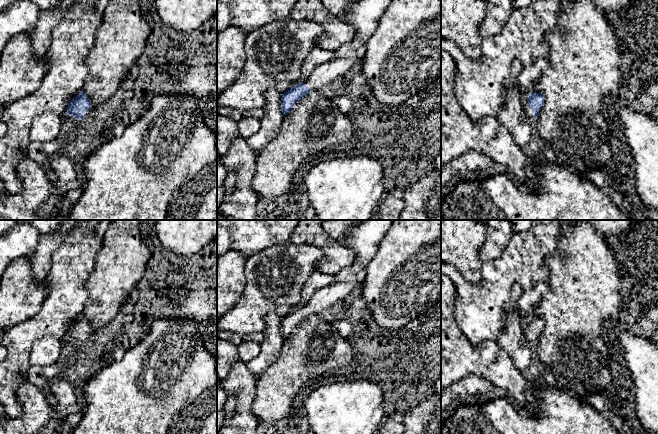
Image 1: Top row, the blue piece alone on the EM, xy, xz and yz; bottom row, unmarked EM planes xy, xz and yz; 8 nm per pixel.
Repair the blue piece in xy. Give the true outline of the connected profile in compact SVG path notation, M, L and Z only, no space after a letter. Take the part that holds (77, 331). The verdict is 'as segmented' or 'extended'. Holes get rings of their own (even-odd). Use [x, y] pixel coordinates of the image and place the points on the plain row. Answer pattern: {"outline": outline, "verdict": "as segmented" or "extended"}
{"outline": "M80 316L69 326L67 339L83 345L100 345L96 334L97 332L91 330L87 319L84 316Z", "verdict": "extended"}

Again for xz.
{"outline": "M363 220L359 225L348 229L342 242L356 252L355 261L338 272L330 285L317 290L303 306L283 317L281 335L284 340L312 314L320 314L339 301L348 302L356 295L362 275L377 254L392 223L393 220Z", "verdict": "extended"}

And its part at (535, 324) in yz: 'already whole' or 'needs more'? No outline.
needs more

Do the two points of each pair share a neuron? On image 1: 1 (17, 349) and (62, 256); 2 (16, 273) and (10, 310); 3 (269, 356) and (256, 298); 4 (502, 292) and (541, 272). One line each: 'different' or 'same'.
1: same
2: same
3: different
4: same

